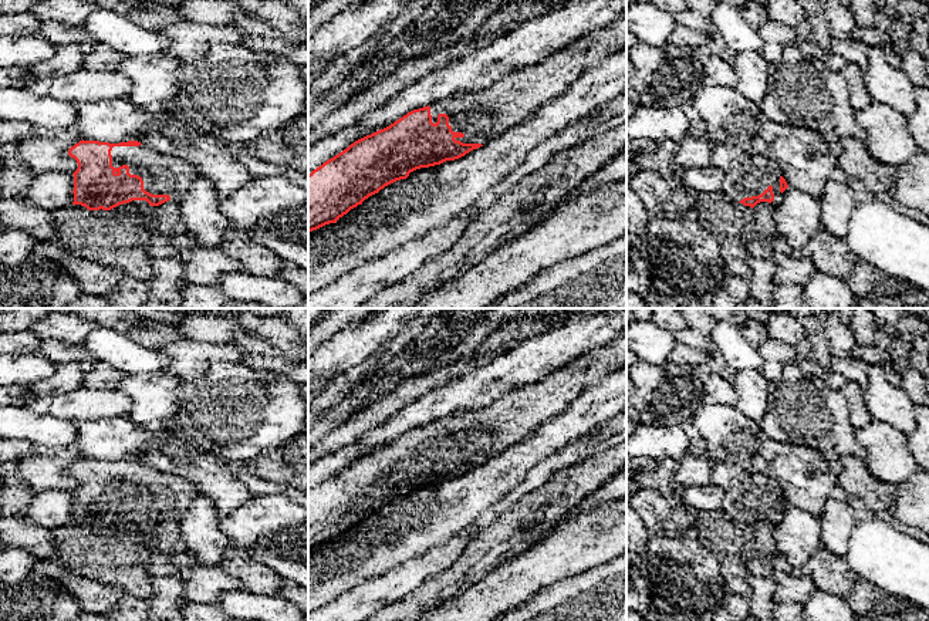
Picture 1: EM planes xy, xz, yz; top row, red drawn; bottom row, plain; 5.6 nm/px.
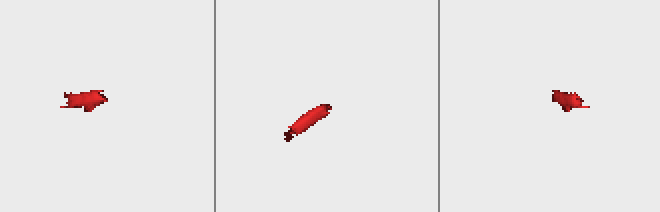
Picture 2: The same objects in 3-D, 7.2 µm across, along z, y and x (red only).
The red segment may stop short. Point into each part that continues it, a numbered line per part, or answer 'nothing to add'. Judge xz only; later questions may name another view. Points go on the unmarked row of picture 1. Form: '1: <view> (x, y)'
1: xz (482, 434)

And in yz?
1: yz (746, 493)

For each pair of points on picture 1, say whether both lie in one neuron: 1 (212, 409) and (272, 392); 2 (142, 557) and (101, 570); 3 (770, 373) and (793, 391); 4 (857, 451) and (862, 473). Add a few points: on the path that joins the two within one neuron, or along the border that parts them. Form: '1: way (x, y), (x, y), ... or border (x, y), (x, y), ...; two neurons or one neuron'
1: way (226, 409), (254, 409), (257, 407); one neuron
2: way (132, 557), (114, 557), (111, 560); one neuron
3: border (791, 360), (783, 368), (783, 374), (770, 382); two neurons
4: border (841, 456), (851, 455), (862, 459); two neurons

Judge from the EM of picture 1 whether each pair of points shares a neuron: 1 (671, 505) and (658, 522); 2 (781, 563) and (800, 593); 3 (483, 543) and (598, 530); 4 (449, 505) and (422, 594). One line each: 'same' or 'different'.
1: same
2: same
3: different
4: different

